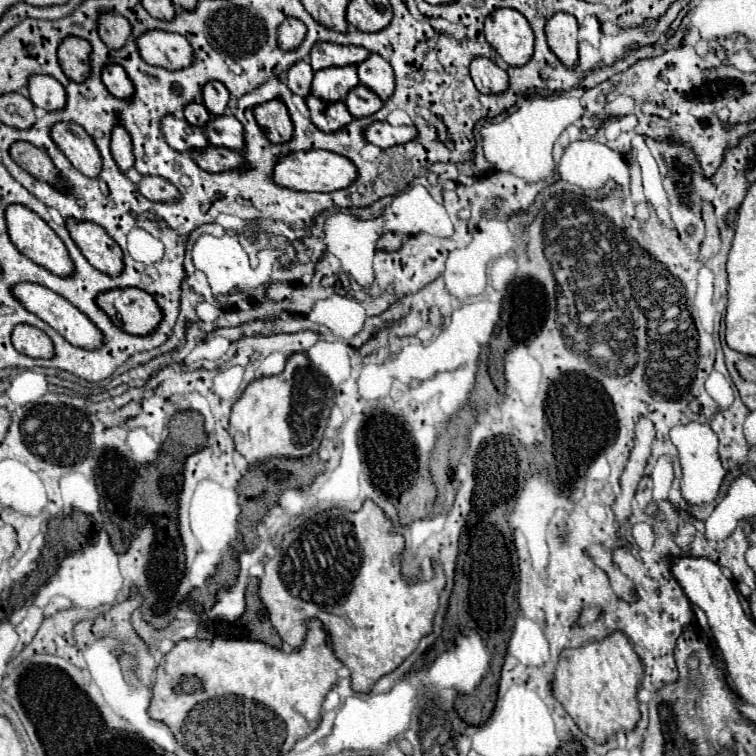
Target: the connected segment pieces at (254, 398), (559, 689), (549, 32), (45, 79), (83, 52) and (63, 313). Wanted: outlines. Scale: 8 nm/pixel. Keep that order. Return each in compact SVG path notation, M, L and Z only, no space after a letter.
M296 353L286 361L282 375L262 377L246 387L232 407L228 433L236 451L246 457L250 467L272 457L302 459L318 451L332 407L334 391L328 379L310 367L304 353Z
M616 631L600 643L588 643L586 647L562 651L552 691L578 729L602 745L608 743L616 733L628 733L636 729L636 723L640 721L636 699L640 677L644 677L640 657L634 653L626 635Z
M556 13L546 23L546 39L552 53L568 65L568 69L578 65L578 23L572 15Z
M48 75L30 77L28 89L30 89L30 101L36 107L42 107L46 111L56 111L56 109L64 109L66 105L64 87Z
M66 37L62 45L58 47L58 59L60 67L66 73L68 79L80 83L88 79L88 53L92 53L92 47L86 39L78 37Z
M20 283L20 285L14 287L14 295L22 301L22 305L30 313L38 315L42 321L46 321L50 327L54 327L74 347L100 349L100 345L104 345L104 335L100 333L100 329L96 329L96 325L80 309L76 309L70 301L66 301L58 293L54 293L54 291L50 291L50 289L42 287L42 285L36 285L36 283Z

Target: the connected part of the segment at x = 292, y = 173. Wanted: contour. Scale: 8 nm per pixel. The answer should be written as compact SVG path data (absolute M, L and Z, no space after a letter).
M312 149L312 151L298 151L286 157L280 157L274 169L274 181L282 187L294 189L294 191L316 191L316 193L330 193L338 189L346 189L356 181L358 171L348 157L324 151L324 149Z

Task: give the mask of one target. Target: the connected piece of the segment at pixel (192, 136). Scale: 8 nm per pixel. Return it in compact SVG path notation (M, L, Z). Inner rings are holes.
M174 115L164 117L162 133L166 137L166 143L178 153L190 153L208 147L208 137L204 137L204 129L196 129L194 125L188 125L188 121Z

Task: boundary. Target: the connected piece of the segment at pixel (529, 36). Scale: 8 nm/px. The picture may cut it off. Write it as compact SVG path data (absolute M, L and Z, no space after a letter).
M498 9L486 19L486 41L510 67L522 67L534 53L534 33L516 9Z

